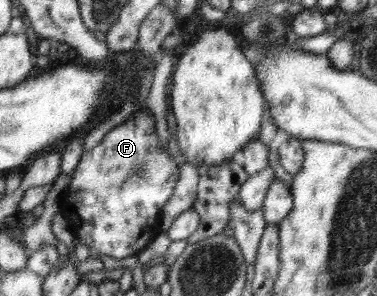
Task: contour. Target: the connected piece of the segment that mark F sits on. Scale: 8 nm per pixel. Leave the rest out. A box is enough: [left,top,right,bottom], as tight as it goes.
[70,109,180,259]

